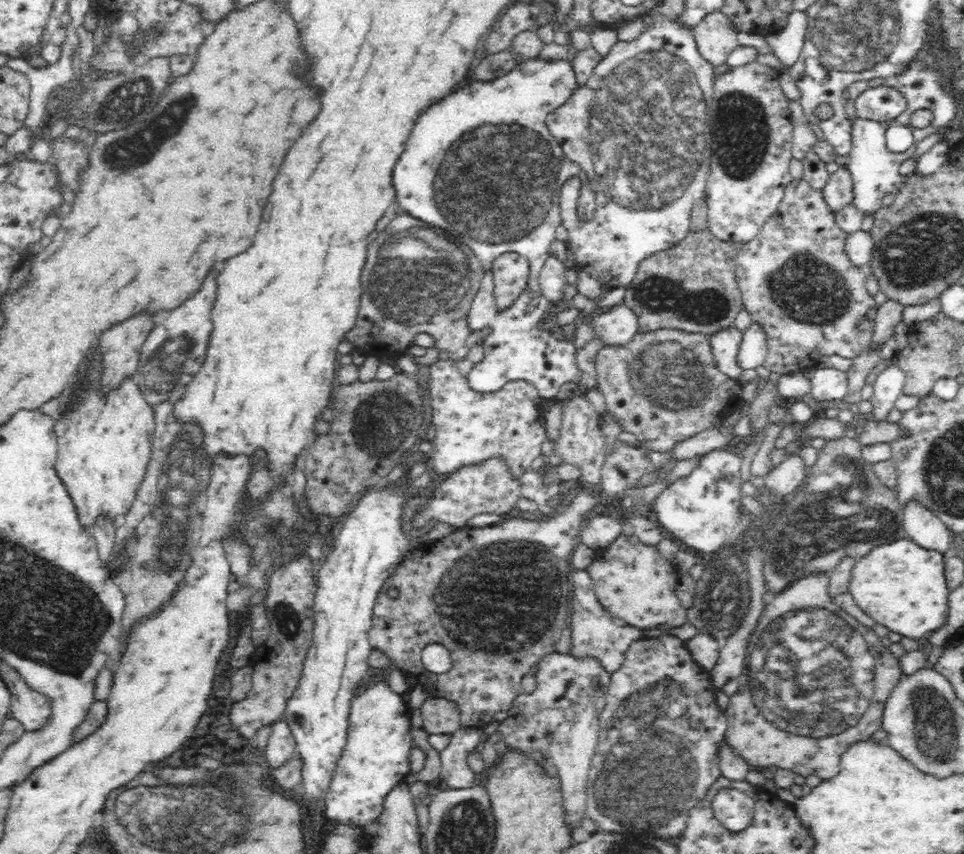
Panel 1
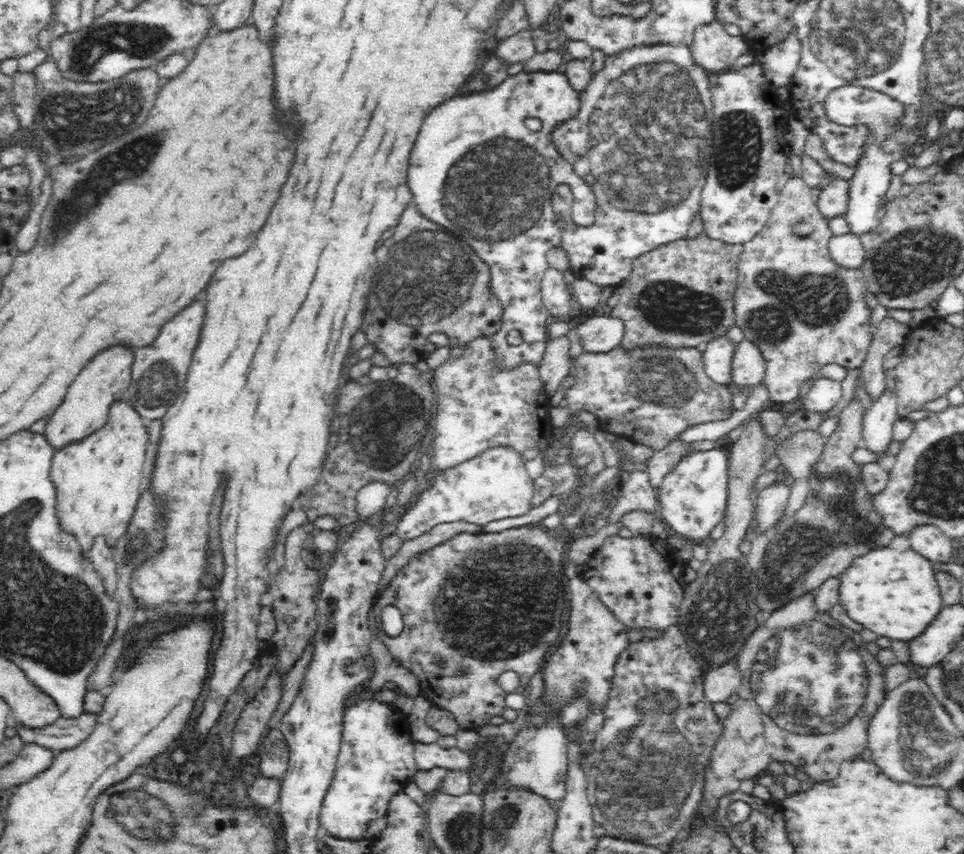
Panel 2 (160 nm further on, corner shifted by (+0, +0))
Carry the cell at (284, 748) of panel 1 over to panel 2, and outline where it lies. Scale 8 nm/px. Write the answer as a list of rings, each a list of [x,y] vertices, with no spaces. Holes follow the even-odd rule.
[[[269,729],[260,743],[262,776],[282,778],[290,763],[289,746],[280,729]]]

